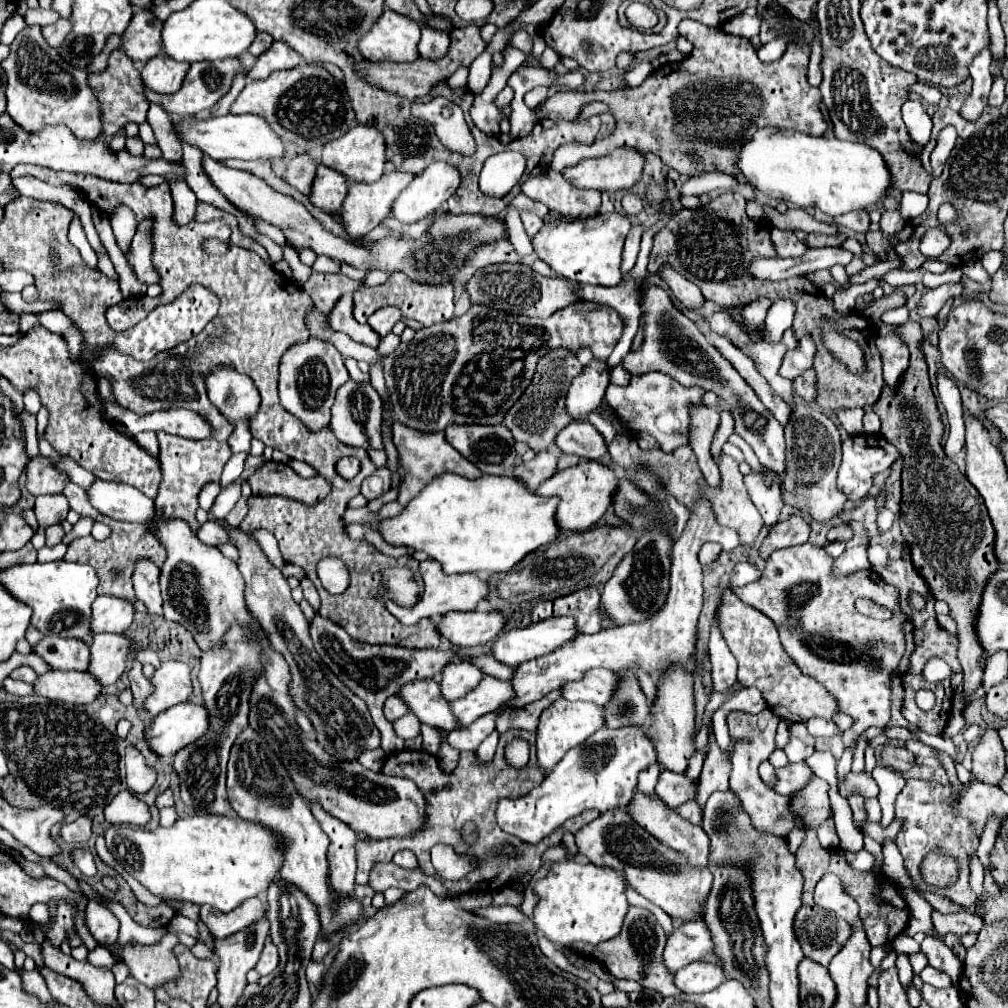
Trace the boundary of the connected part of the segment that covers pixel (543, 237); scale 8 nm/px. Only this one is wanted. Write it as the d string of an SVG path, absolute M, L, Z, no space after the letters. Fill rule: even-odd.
M605 212L585 220L553 220L545 222L543 228L531 238L535 254L547 262L557 274L581 284L599 284L599 286L619 286L621 276L621 254L623 242L631 222L625 214Z

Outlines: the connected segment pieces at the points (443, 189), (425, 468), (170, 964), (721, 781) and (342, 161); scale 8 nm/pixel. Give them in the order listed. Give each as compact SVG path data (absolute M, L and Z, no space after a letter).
M433 162L399 194L393 204L393 216L403 224L417 222L433 214L457 188L459 170L447 162Z
M395 422L393 424L393 442L399 450L399 456L401 456L401 462L403 462L403 468L405 468L405 482L401 484L399 498L397 498L399 504L403 504L403 506L407 506L407 502L411 502L411 498L415 498L415 494L419 494L419 490L423 490L423 486L427 486L427 482L431 482L439 474L453 472L453 474L463 474L463 476L475 474L475 478L481 476L479 468L475 468L467 458L463 458L455 448L451 448L445 442L443 432L423 434L423 432L411 430L411 428Z
M169 932L163 936L161 942L153 946L127 944L125 948L121 948L113 944L107 948L111 950L111 954L117 954L119 960L123 960L129 966L131 976L135 976L145 986L155 988L155 986L163 986L163 982L179 974L179 964L171 954L171 948L178 942L177 936Z
M713 729L708 738L709 752L703 764L703 772L699 776L699 792L695 796L695 802L699 808L705 806L707 798L715 790L727 790L729 788L729 756L723 756L716 743Z
M357 124L345 136L323 146L321 162L329 168L343 172L351 182L375 182L383 176L385 160L387 160L385 152L387 152L387 146L383 146L383 134L379 134L379 130L371 126Z

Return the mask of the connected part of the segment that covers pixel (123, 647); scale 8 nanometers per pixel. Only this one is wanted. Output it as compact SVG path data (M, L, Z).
M95 634L91 638L91 666L89 672L99 678L103 686L115 684L127 670L127 658L135 640L127 634Z

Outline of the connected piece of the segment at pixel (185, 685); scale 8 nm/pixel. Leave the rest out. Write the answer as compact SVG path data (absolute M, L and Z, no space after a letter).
M163 662L151 682L155 684L155 692L145 700L145 708L151 716L157 716L175 704L187 702L193 692L191 668L185 662Z

